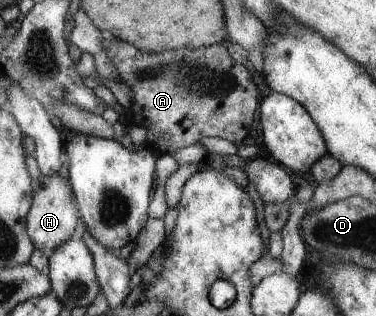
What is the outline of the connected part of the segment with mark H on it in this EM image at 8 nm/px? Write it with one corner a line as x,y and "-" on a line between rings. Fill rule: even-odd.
66,171
58,175
41,174
32,179
33,201
26,215
26,230
33,245
41,251
55,251
62,243
71,239
77,229
80,213
76,204
72,187
67,181

